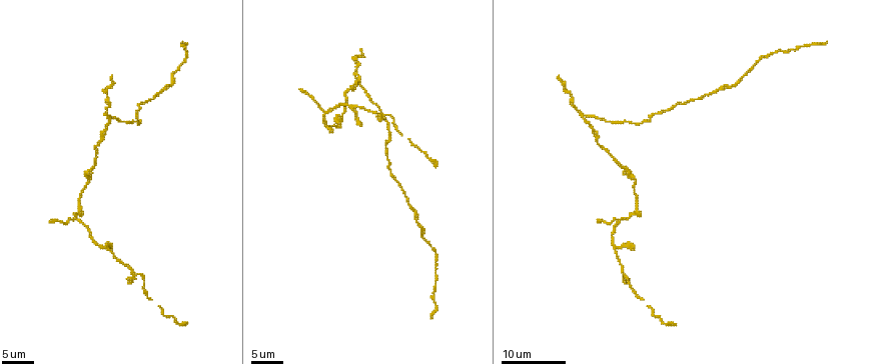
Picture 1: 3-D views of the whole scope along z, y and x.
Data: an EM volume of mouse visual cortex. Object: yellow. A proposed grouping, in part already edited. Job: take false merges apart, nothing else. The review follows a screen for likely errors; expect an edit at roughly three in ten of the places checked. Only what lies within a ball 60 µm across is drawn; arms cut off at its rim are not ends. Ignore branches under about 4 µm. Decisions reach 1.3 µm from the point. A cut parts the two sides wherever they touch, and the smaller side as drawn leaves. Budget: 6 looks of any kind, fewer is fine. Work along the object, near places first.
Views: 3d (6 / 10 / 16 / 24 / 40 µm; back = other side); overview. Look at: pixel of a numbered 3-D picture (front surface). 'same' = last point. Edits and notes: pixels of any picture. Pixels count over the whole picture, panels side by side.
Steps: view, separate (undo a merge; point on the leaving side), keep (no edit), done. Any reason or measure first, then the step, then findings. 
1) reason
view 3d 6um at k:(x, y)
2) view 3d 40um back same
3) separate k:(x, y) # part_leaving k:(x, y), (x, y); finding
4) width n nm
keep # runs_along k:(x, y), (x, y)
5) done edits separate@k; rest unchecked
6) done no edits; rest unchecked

arms part here
view 3d 16um at 1:(327, 113)

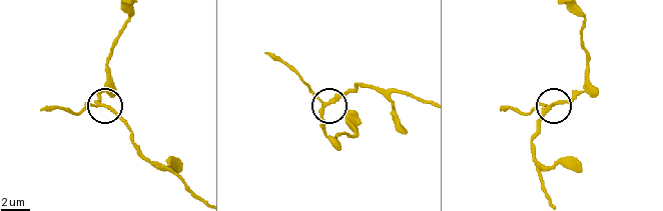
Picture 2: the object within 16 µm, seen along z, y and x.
view 3d 10um at 2:(323, 103)

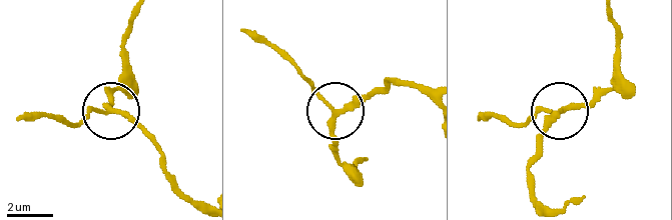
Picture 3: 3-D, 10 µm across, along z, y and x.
view 3d 10um back at 3:(113, 109)

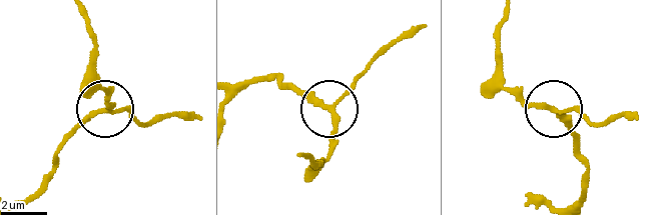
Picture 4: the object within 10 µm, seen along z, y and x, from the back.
arms 3
keep # runs_along 4:(504, 13), (500, 70), (506, 81), (529, 102), (607, 121); one cell here

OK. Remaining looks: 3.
three-way junction
view 3d 16um at 1:(590, 116)

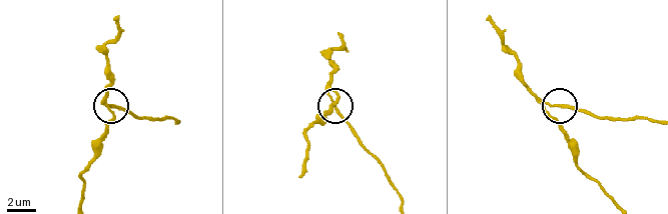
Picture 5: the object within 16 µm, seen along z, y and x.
closer look
view 3d 10um at 5:(554, 107)

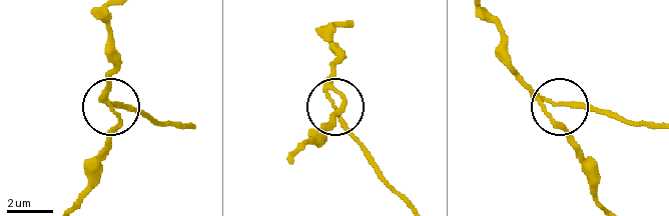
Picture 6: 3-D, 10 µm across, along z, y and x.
side_arm 8 um; arms 3
keep # all the same cell

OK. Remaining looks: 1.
done no edits; rest unchecked

